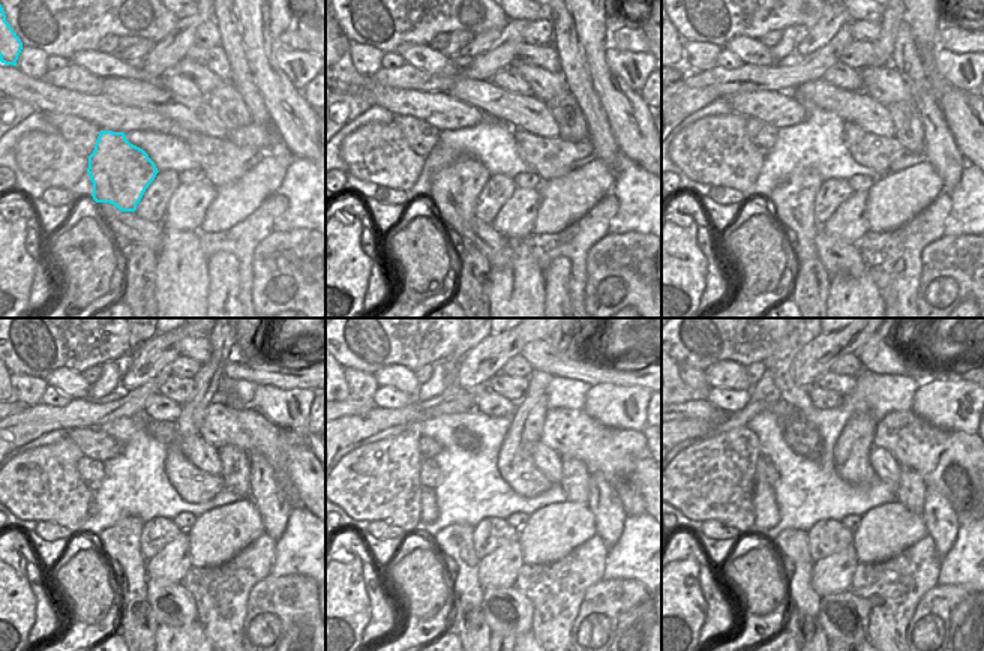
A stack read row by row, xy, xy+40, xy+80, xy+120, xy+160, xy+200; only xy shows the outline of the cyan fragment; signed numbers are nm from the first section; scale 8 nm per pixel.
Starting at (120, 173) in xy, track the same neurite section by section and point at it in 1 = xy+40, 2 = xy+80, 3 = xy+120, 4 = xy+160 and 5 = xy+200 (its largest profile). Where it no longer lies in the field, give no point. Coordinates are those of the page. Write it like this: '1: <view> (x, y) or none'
1: xy+40 (455, 189)
2: xy+80 (792, 203)
3: xy+120 (122, 542)
4: xy+160 (455, 542)
5: xy+200 (791, 543)

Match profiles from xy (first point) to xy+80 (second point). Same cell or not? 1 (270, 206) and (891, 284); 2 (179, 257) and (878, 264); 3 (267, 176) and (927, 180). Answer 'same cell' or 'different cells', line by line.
1: same cell
2: different cells
3: same cell

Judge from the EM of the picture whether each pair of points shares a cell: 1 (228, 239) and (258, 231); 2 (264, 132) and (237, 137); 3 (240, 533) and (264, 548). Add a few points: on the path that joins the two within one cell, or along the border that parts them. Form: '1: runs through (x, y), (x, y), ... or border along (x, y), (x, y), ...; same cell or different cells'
1: runs through (236, 239), (242, 239), (251, 231); same cell
2: runs through (258, 135), (243, 135); same cell
3: border along (263, 533), (225, 563); different cells

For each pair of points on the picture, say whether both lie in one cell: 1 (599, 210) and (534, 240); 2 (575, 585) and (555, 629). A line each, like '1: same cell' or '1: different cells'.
1: same cell
2: same cell

